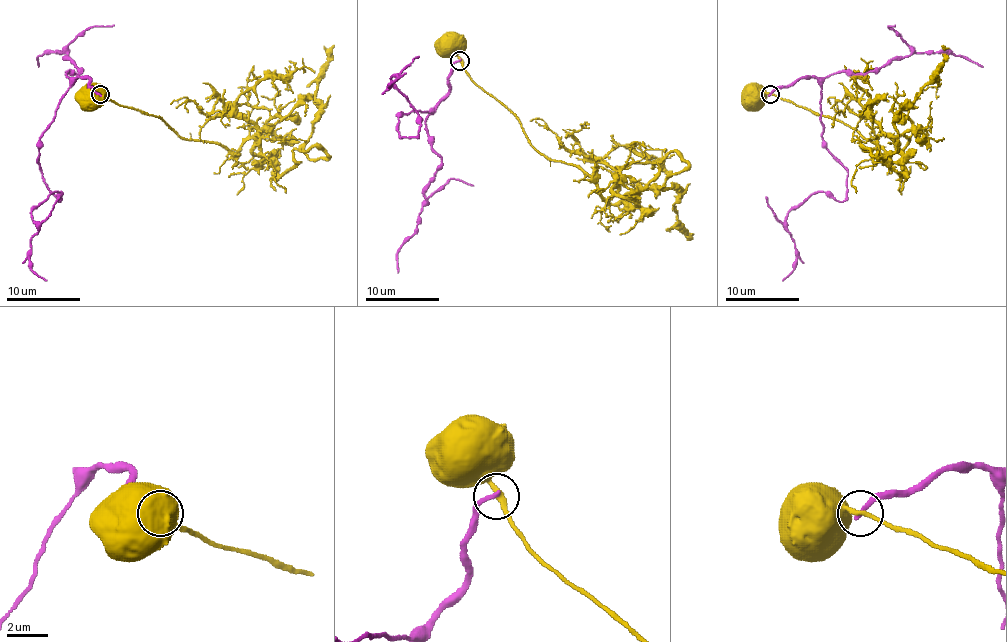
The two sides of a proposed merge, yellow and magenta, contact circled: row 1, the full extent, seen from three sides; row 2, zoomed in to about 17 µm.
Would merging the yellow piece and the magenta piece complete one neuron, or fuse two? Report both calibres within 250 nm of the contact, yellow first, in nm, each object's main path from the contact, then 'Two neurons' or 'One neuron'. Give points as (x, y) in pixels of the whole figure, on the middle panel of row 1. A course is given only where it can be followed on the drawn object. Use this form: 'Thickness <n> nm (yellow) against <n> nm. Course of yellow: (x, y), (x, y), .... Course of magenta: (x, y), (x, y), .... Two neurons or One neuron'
Thickness 240 nm (yellow) against 240 nm. Course of yellow: (460, 60), (458, 42), (449, 42). Course of magenta: (460, 60), (430, 112), (399, 114), (401, 138), (419, 125), (397, 77), (390, 86), (406, 73). Two neurons

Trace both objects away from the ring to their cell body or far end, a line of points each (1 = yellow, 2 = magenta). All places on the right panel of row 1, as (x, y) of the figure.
1: (770, 93), (751, 92), (751, 99)
2: (770, 93), (814, 77), (823, 145), (847, 171), (844, 201), (818, 191), (788, 213), (795, 267), (783, 280)

